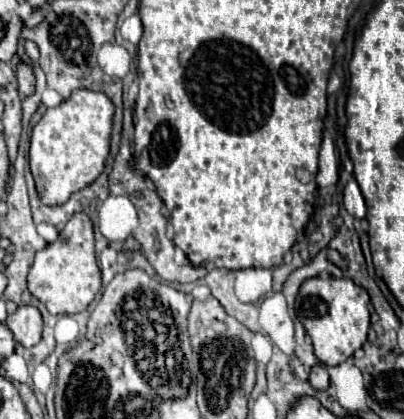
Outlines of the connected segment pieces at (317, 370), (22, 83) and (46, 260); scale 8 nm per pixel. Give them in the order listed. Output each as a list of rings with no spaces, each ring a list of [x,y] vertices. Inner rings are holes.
[[[323,365],[311,367],[311,371],[309,371],[309,385],[313,389],[319,389],[319,391],[323,391],[323,389],[329,387],[329,373],[325,371]]]
[[[19,63],[17,65],[17,81],[19,81],[19,95],[21,97],[29,97],[35,93],[35,75],[33,75],[33,67]]]
[[[75,213],[65,229],[59,233],[57,241],[37,253],[35,263],[29,269],[27,283],[31,295],[39,299],[51,315],[71,315],[87,309],[101,287],[101,269],[95,259],[93,223],[85,213]]]

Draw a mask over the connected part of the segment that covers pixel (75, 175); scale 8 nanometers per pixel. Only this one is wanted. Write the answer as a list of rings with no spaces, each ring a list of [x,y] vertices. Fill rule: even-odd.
[[[77,89],[67,101],[45,111],[33,127],[29,163],[39,199],[45,205],[63,205],[73,193],[91,185],[105,169],[113,131],[115,105],[105,93]]]

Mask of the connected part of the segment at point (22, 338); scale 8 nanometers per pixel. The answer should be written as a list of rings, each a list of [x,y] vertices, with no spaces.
[[[23,305],[13,315],[7,317],[7,327],[13,331],[17,343],[21,343],[23,347],[33,347],[41,341],[43,319],[39,309],[31,305]]]

